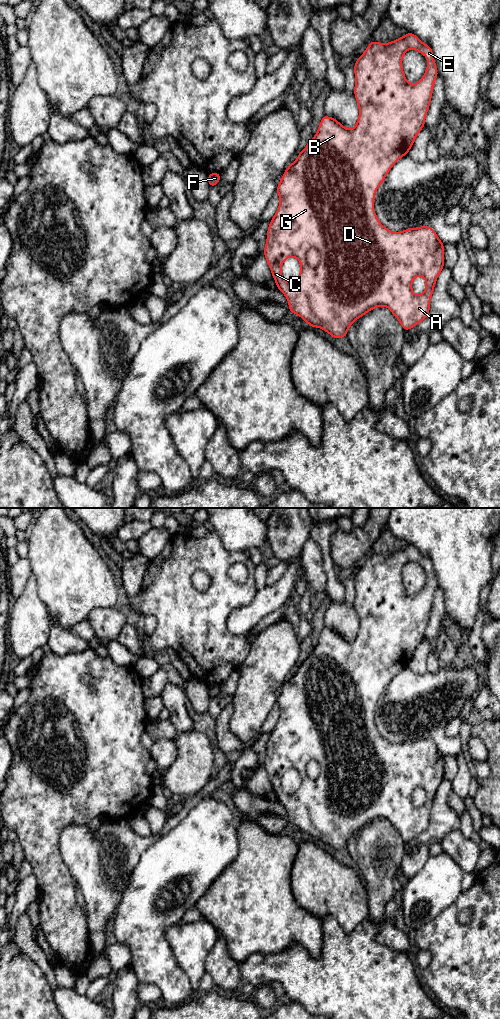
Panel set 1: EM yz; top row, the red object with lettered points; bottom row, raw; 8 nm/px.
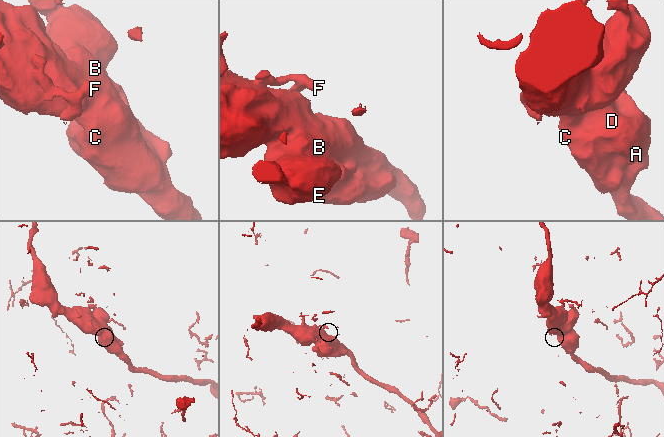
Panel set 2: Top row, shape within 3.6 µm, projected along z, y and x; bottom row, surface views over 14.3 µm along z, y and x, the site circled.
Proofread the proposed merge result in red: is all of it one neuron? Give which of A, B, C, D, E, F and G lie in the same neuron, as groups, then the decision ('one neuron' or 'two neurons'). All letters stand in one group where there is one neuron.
A B C D E G / F; two neurons

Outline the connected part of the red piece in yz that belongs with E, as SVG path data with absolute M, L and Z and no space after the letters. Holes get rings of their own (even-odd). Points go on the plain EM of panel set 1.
M410 544L390 555L371 552L365 564L356 572L354 584L354 607L359 618L355 639L346 641L336 631L326 627L322 629L316 647L288 678L278 696L276 705L280 709L280 716L270 733L263 764L277 800L288 812L289 823L335 851L346 848L356 831L380 818L386 818L405 843L413 840L427 830L435 794L444 779L444 756L430 738L392 744L379 734L374 723L376 702L391 679L408 666L416 648L425 638L434 594L438 588L433 563ZM410 561L427 569L427 581L422 591L415 596L407 593L402 579L403 567ZM310 760L316 760L320 766L316 779L307 775ZM289 769L297 770L301 777L301 784L293 794L287 794L281 785L282 776ZM416 788L426 792L421 807L415 807L412 803L412 794Z

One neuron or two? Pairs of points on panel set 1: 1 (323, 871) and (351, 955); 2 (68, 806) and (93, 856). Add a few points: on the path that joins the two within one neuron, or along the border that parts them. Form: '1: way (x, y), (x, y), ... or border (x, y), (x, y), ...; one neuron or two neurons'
1: border (364, 920), (347, 933), (326, 915), (322, 942); two neurons
2: border (86, 824), (69, 824), (62, 831), (59, 839); two neurons

